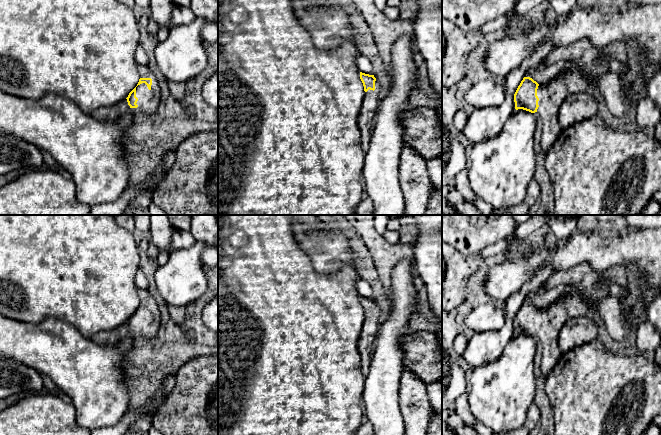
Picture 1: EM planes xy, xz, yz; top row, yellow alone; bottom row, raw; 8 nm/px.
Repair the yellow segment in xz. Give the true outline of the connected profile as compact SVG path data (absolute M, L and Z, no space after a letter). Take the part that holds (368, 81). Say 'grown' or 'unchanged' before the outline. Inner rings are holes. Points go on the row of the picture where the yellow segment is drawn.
grown; M360 72L360 79L364 86L365 97L361 103L357 124L361 133L361 147L366 151L371 137L372 119L376 114L380 101L379 94L381 88L374 75Z

